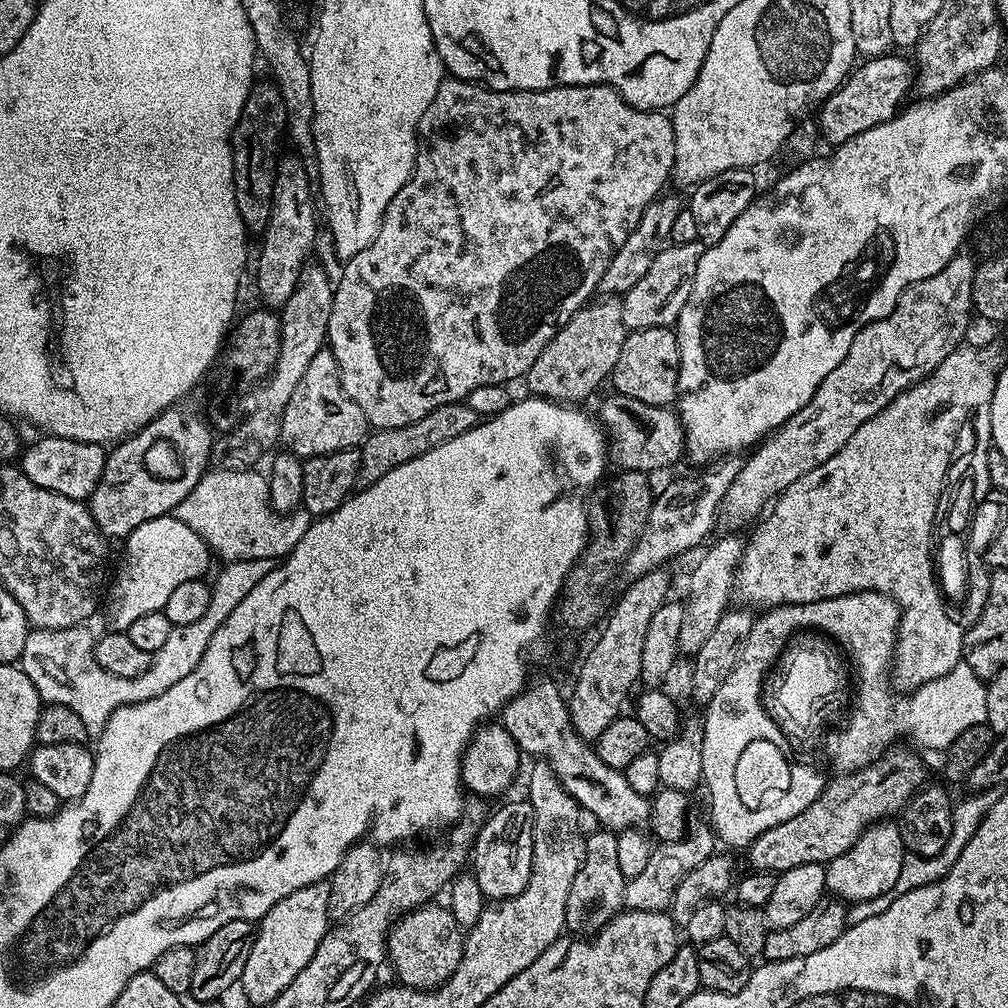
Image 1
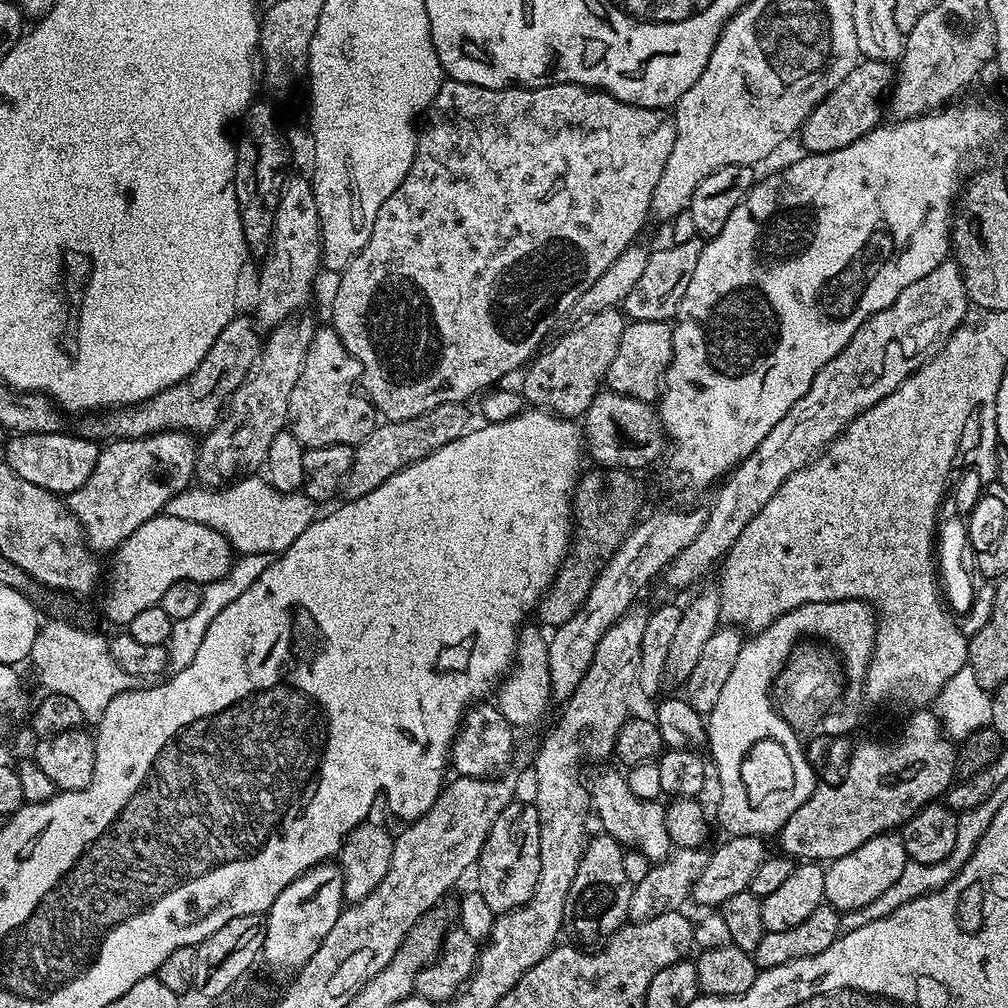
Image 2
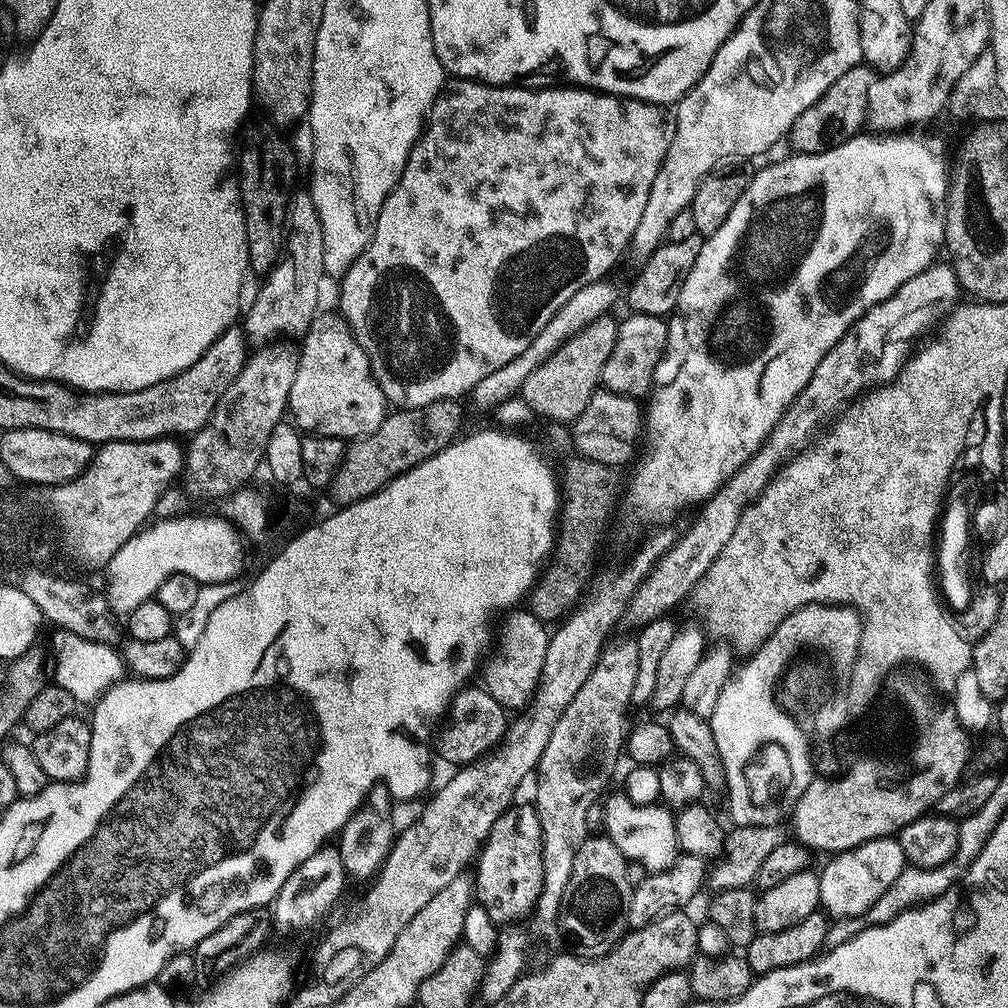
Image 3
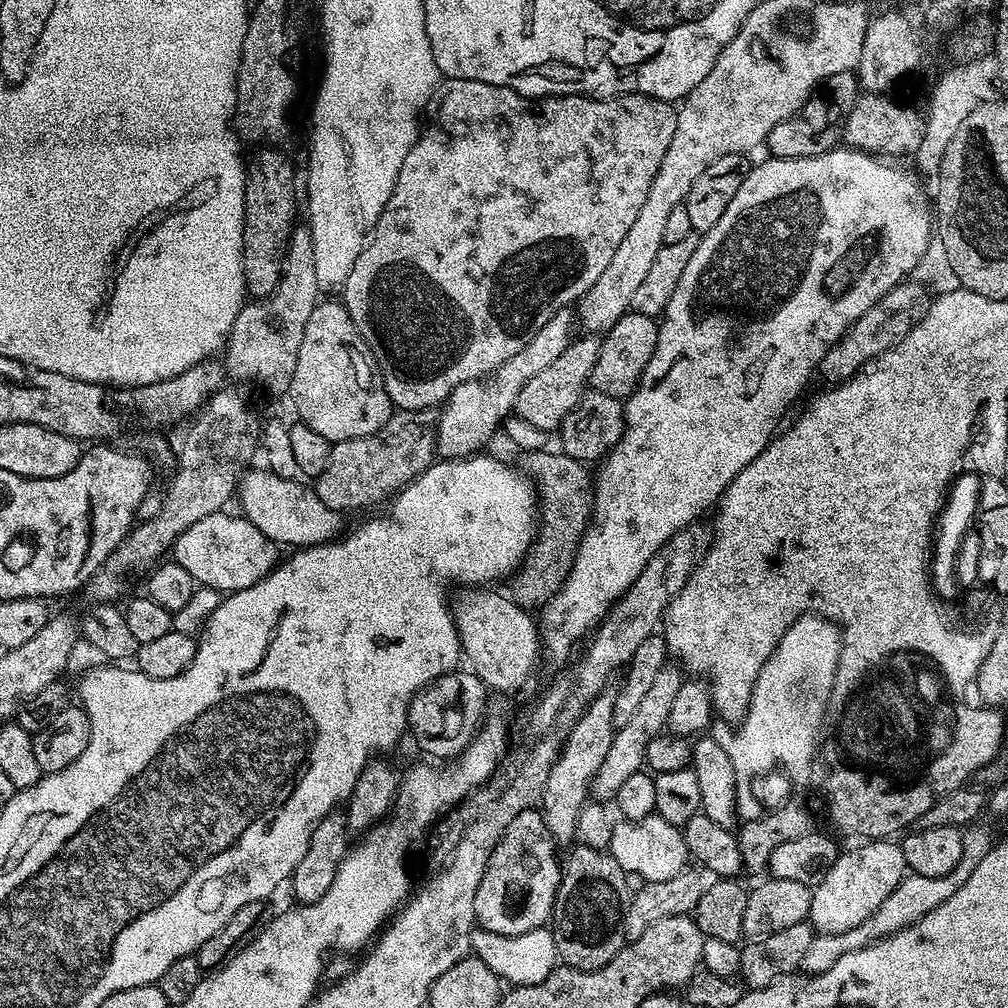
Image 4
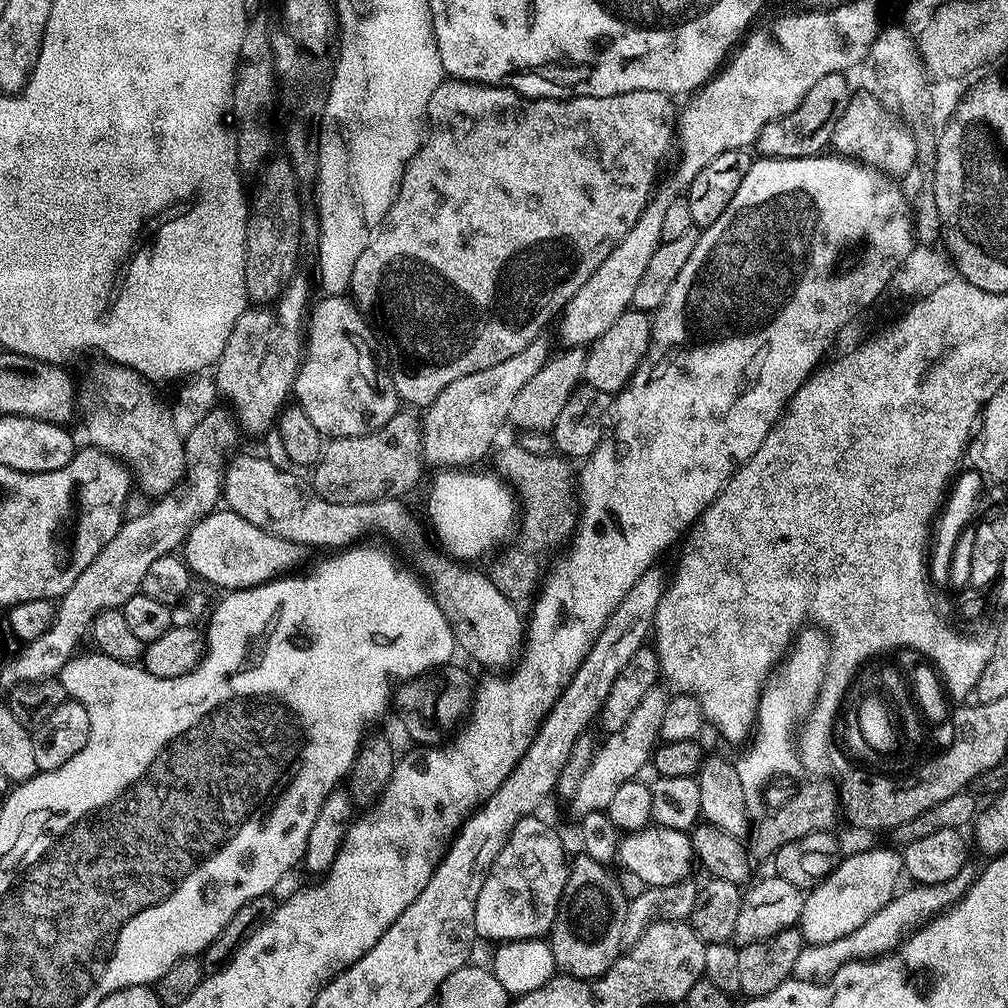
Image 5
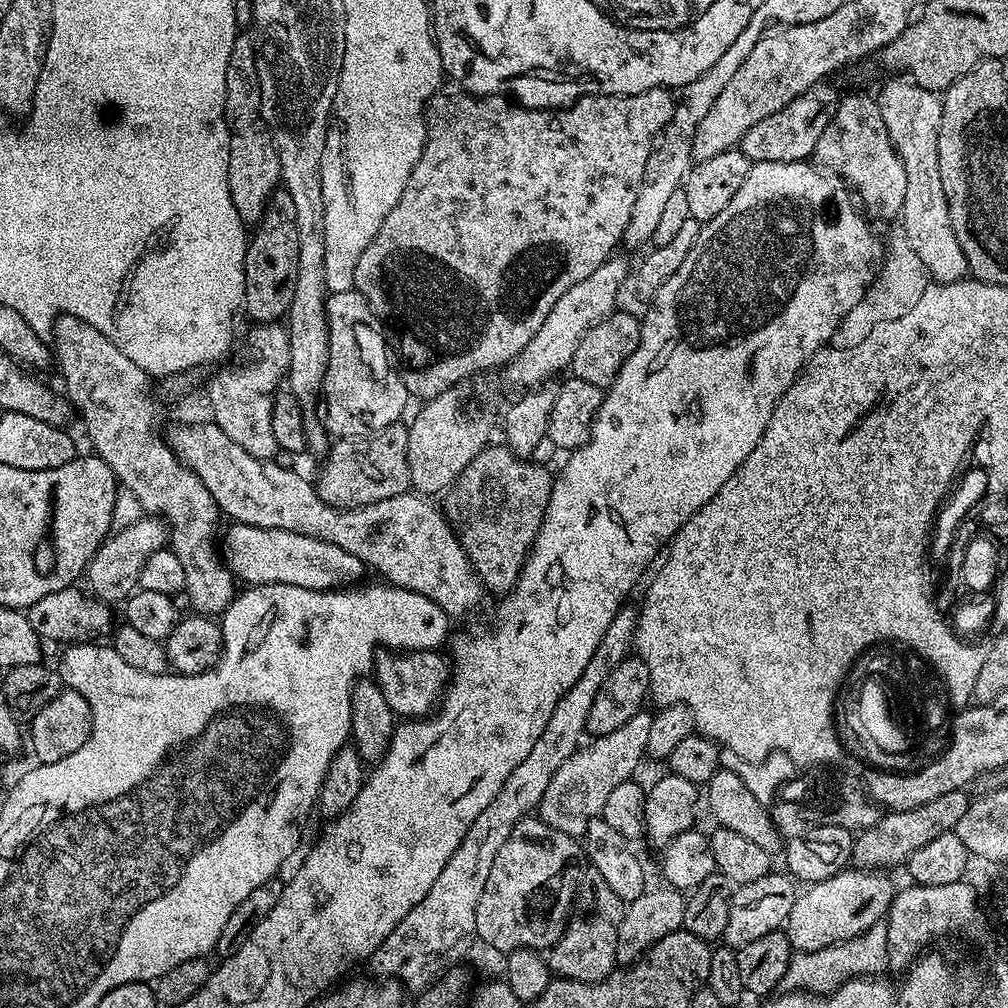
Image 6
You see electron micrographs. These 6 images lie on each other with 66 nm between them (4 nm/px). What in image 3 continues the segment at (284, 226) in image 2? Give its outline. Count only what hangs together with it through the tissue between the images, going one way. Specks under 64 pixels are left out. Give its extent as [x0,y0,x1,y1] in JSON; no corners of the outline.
[242,190,326,345]

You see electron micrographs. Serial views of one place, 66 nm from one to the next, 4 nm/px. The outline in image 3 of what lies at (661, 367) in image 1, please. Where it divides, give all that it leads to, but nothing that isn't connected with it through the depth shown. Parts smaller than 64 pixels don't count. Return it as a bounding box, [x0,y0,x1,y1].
[600,312,668,398]

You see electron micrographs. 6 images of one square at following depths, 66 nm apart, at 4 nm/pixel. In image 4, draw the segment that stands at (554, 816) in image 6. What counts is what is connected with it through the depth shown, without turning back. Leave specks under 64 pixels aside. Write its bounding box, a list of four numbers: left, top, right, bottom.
[590,666,686,801]

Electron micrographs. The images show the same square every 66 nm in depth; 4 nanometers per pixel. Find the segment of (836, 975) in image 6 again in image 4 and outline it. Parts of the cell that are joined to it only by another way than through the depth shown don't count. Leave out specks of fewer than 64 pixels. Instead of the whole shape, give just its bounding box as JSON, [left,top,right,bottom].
[802,826,994,974]

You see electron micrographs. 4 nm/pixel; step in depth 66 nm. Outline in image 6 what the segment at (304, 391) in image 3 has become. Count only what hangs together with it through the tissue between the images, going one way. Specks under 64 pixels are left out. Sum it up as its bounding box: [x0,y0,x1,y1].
[322,290,410,438]

